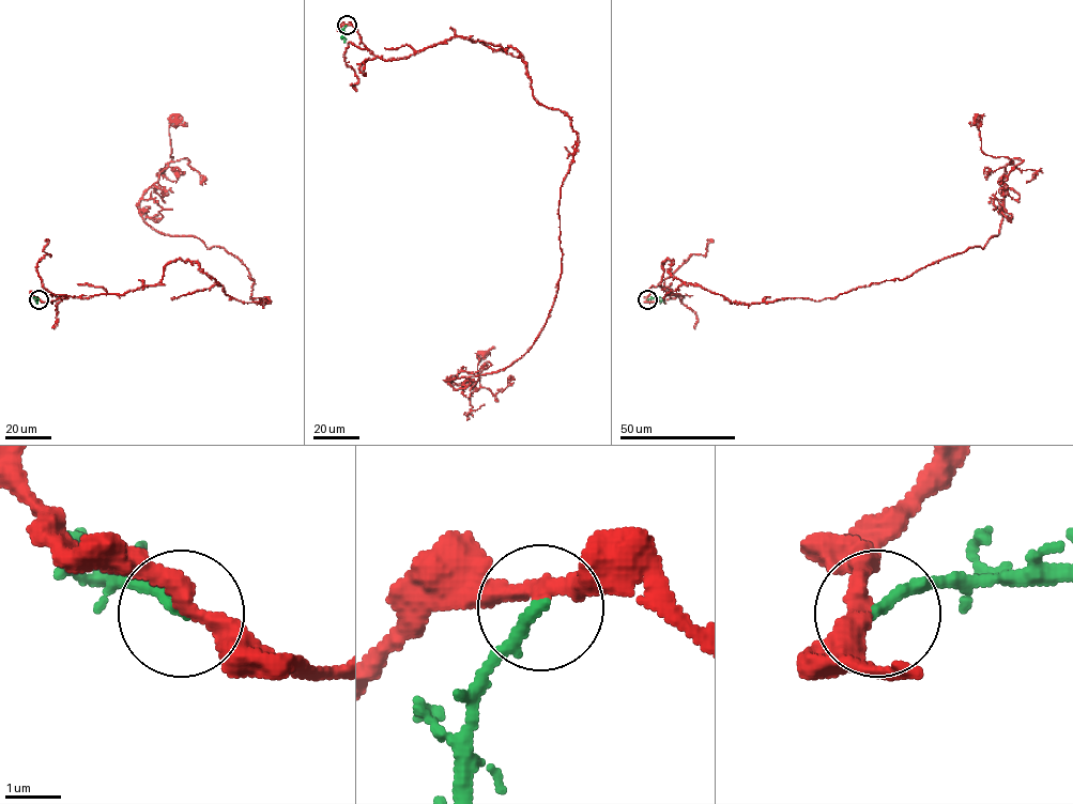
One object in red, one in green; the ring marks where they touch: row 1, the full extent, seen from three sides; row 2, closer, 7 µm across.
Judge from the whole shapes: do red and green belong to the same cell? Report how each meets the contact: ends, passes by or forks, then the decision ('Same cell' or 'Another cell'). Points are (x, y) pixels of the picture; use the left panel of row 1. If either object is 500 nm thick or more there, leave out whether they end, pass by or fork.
At the ring red passes by. At the ring green ends. Another cell

